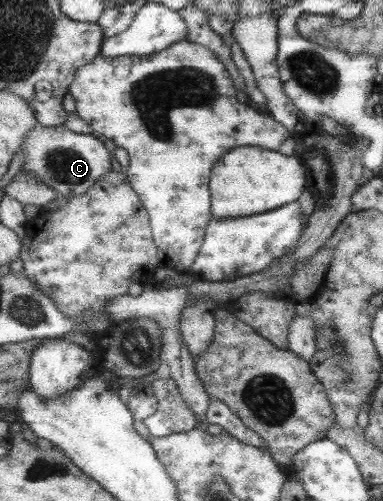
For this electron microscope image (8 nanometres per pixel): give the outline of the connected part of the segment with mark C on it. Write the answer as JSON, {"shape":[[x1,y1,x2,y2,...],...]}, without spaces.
{"shape":[[39,125,33,132,27,134,27,140,23,140,19,152,23,153,25,162,22,162,17,179,25,178,33,185,34,182,47,185,63,198,86,194,111,170,111,154,101,140,97,140,91,134,71,132,64,125,53,127]]}

